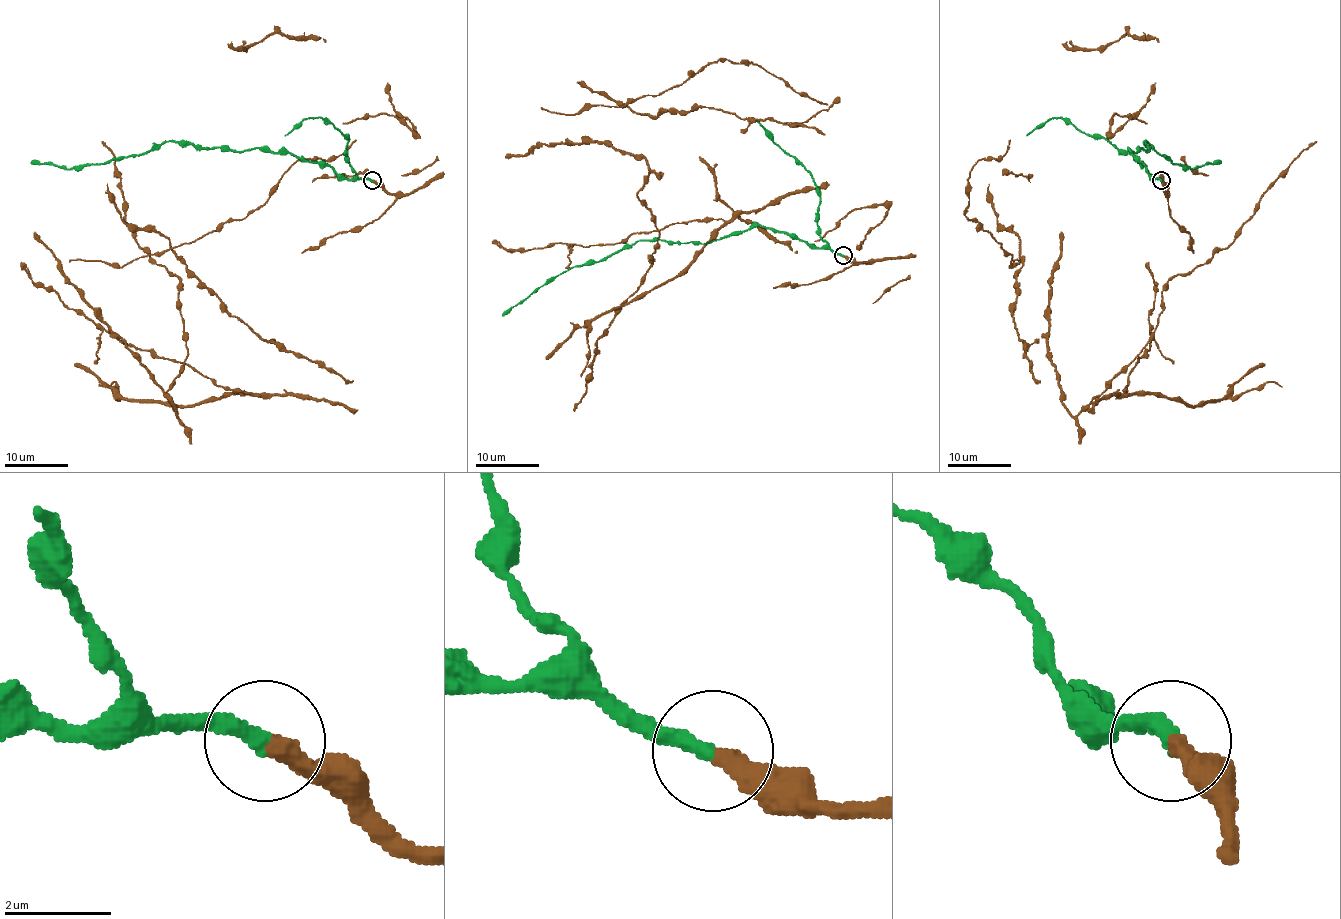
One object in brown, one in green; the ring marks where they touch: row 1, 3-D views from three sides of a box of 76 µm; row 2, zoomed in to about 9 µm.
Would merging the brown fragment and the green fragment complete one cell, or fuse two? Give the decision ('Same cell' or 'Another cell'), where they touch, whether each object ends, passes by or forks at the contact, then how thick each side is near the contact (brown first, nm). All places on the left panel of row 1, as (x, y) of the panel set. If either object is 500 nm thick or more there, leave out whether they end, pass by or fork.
Same cell. Place: (372, 180). At the ring brown ends. At the ring green ends. Thickness 360 nm (brown) against 320 nm

